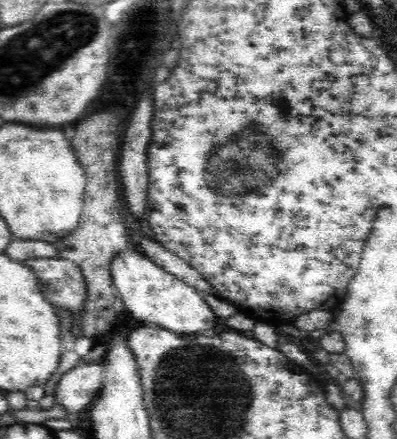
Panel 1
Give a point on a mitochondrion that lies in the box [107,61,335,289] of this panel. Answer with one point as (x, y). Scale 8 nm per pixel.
(248, 145)

